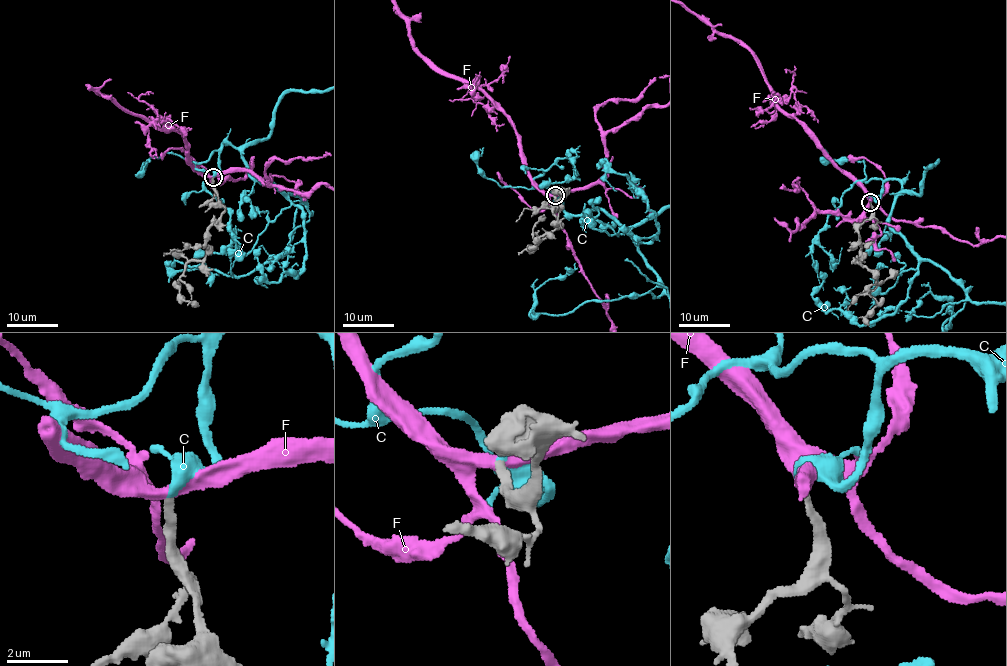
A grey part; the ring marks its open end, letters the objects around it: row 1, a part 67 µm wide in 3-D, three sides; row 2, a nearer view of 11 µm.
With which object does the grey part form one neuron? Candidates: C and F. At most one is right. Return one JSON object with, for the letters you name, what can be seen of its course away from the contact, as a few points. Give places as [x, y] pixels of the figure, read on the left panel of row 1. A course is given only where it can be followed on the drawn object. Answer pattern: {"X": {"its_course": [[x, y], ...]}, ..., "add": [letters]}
{"add": ["C"]}

